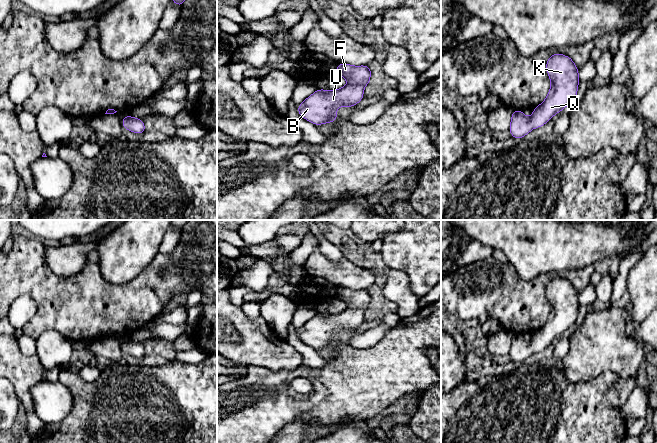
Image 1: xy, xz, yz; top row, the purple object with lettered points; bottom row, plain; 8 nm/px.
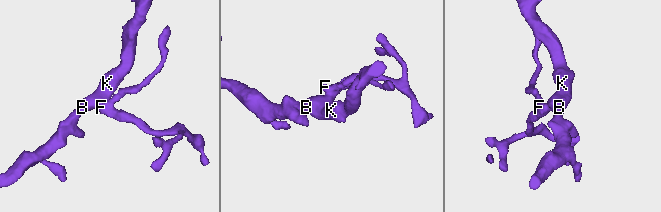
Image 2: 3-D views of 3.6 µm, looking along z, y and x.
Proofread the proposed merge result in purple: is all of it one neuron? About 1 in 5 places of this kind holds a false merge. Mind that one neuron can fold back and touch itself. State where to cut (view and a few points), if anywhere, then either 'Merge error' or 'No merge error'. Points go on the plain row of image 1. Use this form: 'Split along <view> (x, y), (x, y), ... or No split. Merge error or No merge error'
No split. No merge error

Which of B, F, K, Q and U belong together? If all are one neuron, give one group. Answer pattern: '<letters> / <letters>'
B F K Q U

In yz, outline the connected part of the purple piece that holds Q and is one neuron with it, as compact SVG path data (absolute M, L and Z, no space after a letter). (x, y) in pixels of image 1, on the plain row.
M556 276L547 283L546 295L551 305L547 321L533 333L530 342L524 339L523 334L513 334L509 350L511 361L523 363L575 324L580 304L579 293L572 282Z

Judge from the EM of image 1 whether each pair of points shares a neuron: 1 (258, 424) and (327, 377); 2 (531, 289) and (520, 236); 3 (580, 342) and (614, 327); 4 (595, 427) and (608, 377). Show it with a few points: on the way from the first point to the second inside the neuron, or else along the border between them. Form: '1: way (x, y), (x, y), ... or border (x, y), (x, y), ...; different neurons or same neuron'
1: way (277, 407), (304, 407), (315, 396); same neuron
2: border (511, 264), (524, 279), (544, 274); different neurons
3: way (588, 342), (596, 342), (606, 332); same neuron
4: way (595, 415), (595, 410), (598, 407), (598, 389); same neuron

